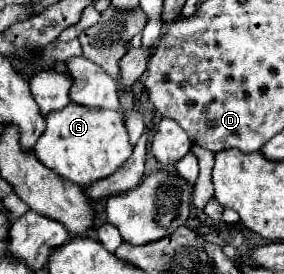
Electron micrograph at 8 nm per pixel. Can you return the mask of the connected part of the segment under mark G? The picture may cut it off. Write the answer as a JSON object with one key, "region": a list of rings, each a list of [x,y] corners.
{"region":[[[69,103],[67,107],[45,117],[45,131],[35,143],[33,151],[39,161],[51,167],[55,173],[85,187],[111,175],[121,163],[129,159],[133,147],[129,145],[127,129],[119,111],[103,111]]]}

